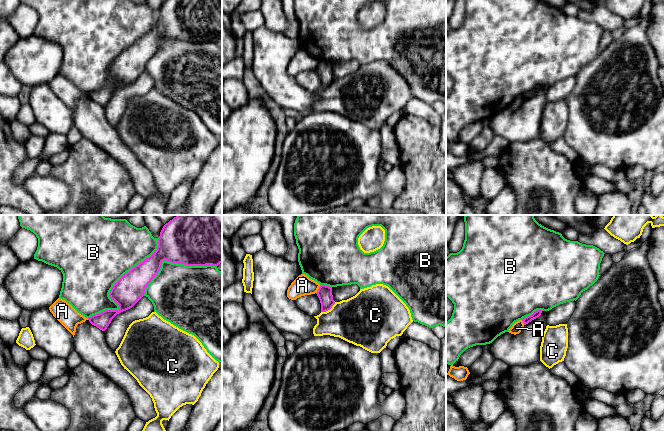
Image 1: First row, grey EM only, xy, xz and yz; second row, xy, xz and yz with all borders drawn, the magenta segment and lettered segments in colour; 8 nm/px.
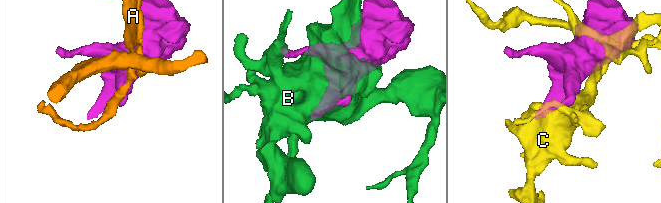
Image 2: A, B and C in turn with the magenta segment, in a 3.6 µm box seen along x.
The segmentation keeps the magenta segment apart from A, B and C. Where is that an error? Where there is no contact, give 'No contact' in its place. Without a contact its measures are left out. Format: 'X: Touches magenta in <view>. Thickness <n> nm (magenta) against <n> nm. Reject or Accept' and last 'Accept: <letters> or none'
A: Touches magenta in xz. Thickness 120 nm (magenta) against 160 nm. Reject
B: Touches magenta in xy. Thickness 240 nm (magenta) against 500 nm. Reject
C: Touches magenta in xz. Thickness 120 nm (magenta) against 380 nm. Reject
Accept: none

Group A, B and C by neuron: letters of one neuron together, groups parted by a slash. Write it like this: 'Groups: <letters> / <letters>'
Groups: A / B / C

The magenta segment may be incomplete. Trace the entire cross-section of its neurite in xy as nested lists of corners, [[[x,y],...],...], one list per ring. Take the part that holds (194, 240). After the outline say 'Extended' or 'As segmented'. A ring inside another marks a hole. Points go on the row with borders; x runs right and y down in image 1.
[[[177,215],[166,223],[160,232],[157,250],[150,257],[146,258],[144,261],[133,267],[129,272],[124,274],[113,285],[109,296],[119,305],[119,309],[105,310],[99,314],[93,315],[88,318],[89,322],[100,330],[105,331],[117,314],[132,308],[144,296],[146,287],[158,274],[161,268],[161,263],[164,260],[187,266],[218,266],[222,263],[222,215]]]. As segmented

